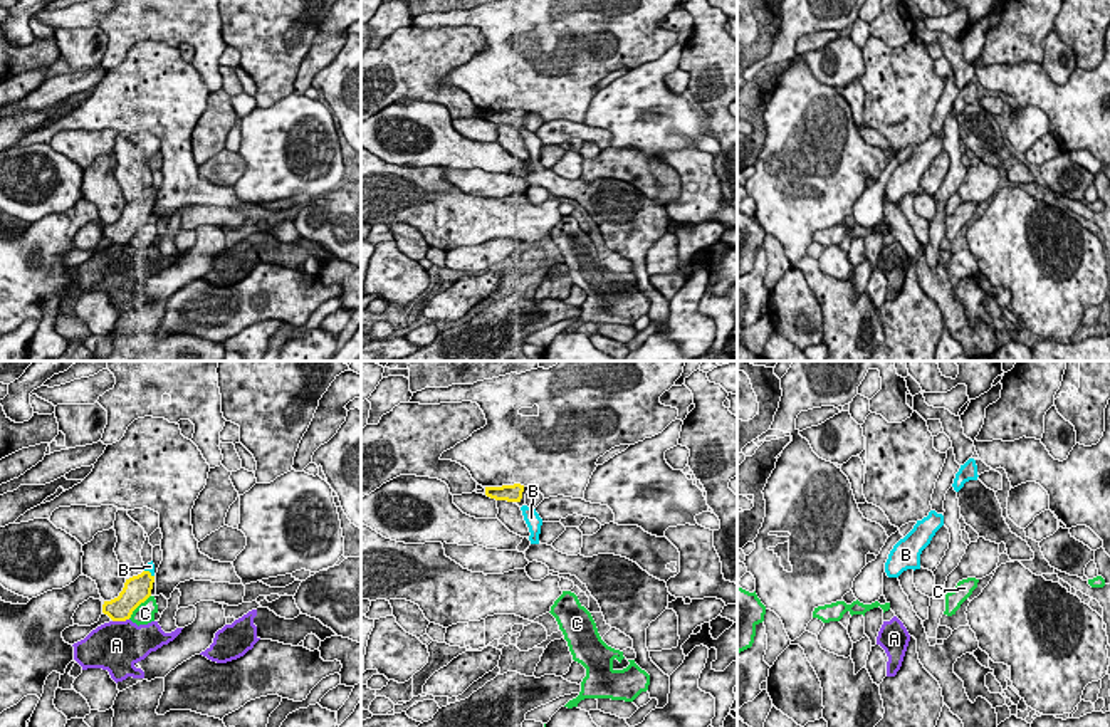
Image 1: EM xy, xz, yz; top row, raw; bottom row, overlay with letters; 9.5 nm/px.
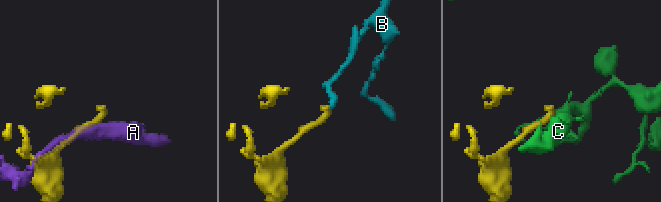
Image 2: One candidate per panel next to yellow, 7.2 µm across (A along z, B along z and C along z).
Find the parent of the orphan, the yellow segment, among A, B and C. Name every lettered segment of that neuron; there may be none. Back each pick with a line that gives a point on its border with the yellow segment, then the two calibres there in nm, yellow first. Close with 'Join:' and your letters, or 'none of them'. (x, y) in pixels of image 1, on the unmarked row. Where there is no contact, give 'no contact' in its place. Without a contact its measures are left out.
B: contact xy (150, 197); calibres 260 and 90 nm
Join: B

